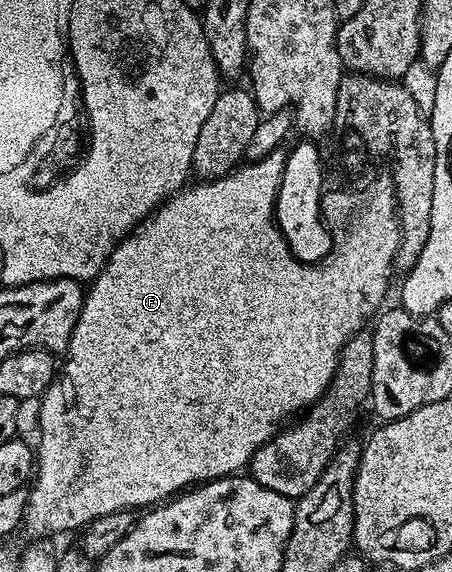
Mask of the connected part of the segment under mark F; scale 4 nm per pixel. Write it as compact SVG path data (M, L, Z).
M277 149L261 160L237 166L227 175L196 181L187 189L177 191L140 222L139 227L133 227L121 239L112 250L108 262L91 280L80 316L74 325L74 333L68 342L68 360L62 363L52 384L38 399L40 440L34 443L34 478L28 487L28 504L24 511L24 523L34 534L79 532L98 517L106 517L106 513L136 507L148 509L193 485L243 472L251 464L256 450L275 437L285 420L307 411L313 403L323 399L331 388L336 366L340 364L340 350L348 344L350 336L365 330L364 322L381 310L380 302L388 291L388 278L394 272L396 254L400 248L396 191L388 191L388 195L368 195L368 207L360 211L360 219L356 219L356 227L352 227L352 239L348 239L348 243L344 243L344 251L336 255L336 267L324 267L324 271L320 271L319 263L303 263L292 255L276 223L276 194L288 154L287 150Z

